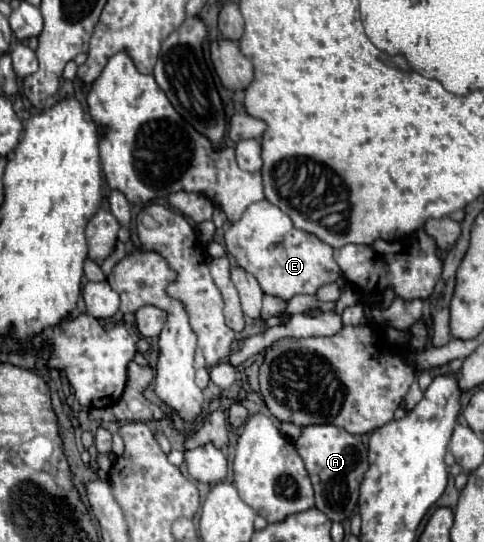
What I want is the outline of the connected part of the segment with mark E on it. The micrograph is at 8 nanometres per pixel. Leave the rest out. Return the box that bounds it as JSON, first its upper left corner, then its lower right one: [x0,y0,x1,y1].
[225,201,341,301]

